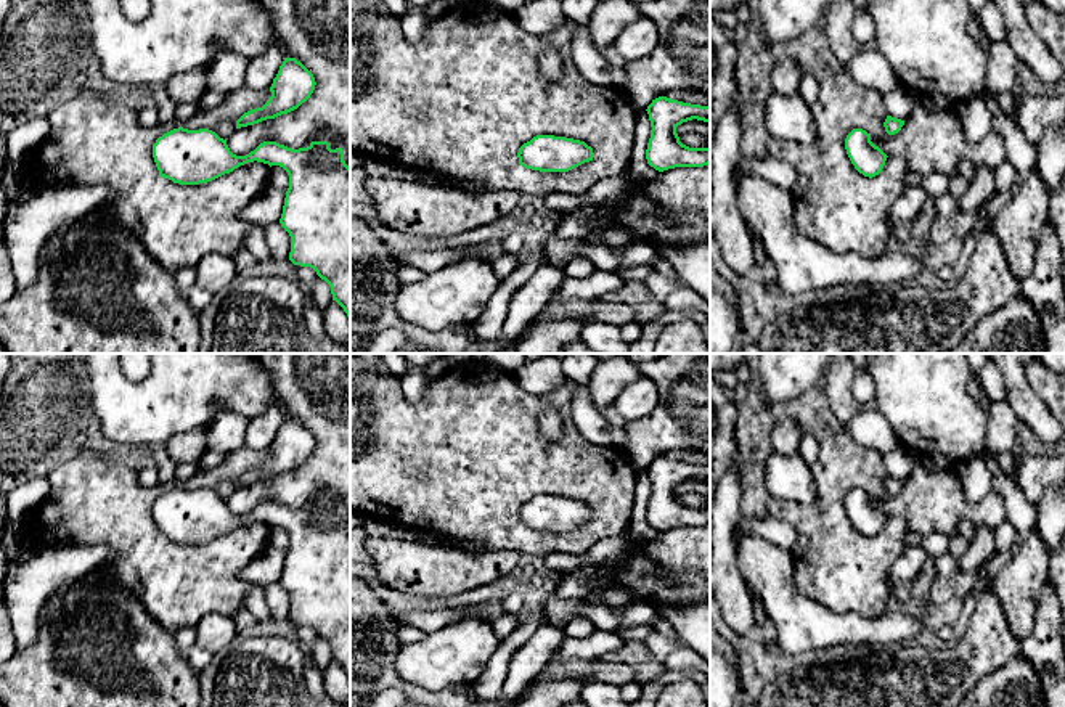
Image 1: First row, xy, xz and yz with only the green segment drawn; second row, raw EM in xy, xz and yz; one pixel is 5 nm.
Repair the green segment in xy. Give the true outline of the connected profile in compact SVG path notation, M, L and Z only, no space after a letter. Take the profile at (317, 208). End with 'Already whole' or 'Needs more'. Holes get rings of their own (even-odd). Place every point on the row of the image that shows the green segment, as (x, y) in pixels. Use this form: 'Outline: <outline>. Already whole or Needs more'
Outline: M173 129L156 140L153 157L159 175L180 185L199 185L233 172L247 162L283 167L289 175L281 227L291 236L289 260L310 267L324 280L350 321L350 167L344 149L331 149L328 141L312 141L307 148L292 149L276 141L263 141L246 156L230 151L226 140L209 129Z. Already whole

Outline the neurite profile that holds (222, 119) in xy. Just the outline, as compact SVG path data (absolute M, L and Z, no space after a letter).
M244 85L239 90L226 93L220 106L199 111L191 119L182 122L180 127L188 130L209 129L220 138L228 140L236 130L236 121L244 112L262 108L270 96L270 88L257 92Z

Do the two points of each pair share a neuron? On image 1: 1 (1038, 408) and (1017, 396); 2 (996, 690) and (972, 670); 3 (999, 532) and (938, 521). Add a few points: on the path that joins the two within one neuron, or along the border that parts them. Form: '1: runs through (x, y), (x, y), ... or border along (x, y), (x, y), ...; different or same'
1: runs through (1033, 408), (1022, 399); same
2: border along (1014, 656), (985, 675), (971, 690); different
3: border along (1006, 518), (993, 529); different

